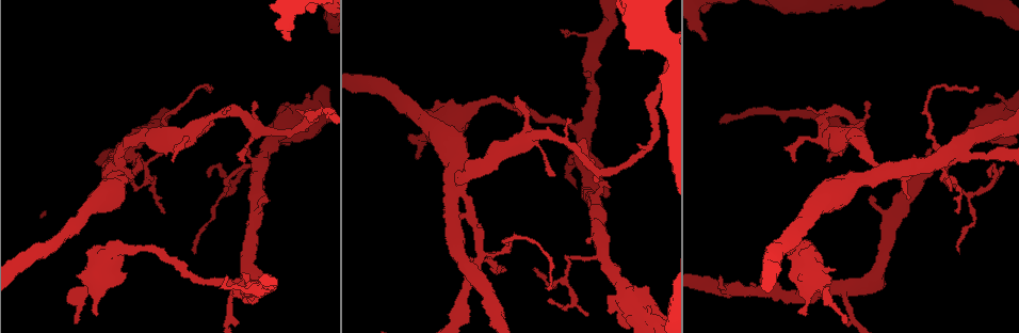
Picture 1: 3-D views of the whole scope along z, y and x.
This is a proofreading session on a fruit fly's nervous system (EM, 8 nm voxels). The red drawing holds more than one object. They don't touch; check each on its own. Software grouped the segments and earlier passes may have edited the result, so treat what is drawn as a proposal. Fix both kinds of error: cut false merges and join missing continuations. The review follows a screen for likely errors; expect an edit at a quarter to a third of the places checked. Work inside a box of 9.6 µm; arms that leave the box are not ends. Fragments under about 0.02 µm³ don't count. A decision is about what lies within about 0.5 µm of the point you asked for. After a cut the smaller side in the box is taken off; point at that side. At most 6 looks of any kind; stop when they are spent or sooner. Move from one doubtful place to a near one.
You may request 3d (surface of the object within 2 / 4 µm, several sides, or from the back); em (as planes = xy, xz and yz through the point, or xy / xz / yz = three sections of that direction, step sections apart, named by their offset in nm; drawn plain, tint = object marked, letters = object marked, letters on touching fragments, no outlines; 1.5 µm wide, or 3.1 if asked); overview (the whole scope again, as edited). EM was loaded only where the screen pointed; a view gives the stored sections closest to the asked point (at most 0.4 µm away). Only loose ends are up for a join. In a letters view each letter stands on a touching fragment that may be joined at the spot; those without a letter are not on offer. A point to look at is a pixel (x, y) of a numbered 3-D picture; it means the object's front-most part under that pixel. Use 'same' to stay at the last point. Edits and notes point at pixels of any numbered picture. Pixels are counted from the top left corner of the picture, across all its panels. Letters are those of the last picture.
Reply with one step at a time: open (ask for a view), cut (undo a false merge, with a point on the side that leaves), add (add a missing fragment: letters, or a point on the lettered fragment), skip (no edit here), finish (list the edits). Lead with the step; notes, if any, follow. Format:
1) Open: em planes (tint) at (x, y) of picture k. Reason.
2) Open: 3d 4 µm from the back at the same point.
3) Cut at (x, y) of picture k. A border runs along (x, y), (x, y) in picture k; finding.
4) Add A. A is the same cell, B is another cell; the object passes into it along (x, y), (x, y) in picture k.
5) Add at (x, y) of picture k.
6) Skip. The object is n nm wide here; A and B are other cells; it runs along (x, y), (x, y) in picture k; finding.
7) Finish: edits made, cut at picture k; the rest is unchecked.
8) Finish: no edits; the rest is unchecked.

Open: 3d 2 µm at (567, 34) of picture 1. Tapers out.

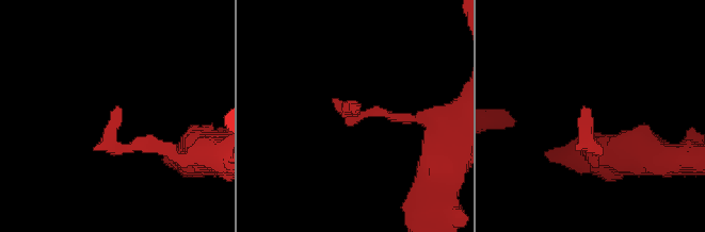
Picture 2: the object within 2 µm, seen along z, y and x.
Open: em planes (letters) at (584, 107) of picture 2. Need the tissue.

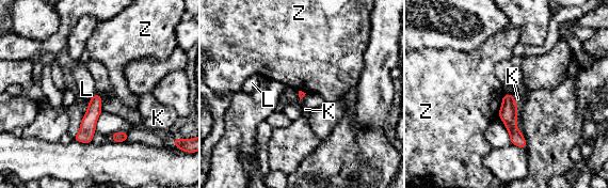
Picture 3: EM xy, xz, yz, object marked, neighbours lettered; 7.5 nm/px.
Skip. The longest contact is with Z, 180 nm; K, L and Z are other cells; it runs along (507, 96), (510, 125), (523, 144) in picture 3; none of them fits.

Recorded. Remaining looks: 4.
Open: 3d 4 µm at (173, 160) of picture 1. Branch stops here.

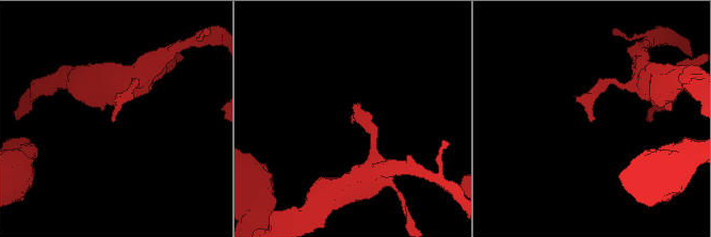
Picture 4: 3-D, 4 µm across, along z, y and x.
Open: em xy step 8 (letters) at (589, 121) of picture 4.

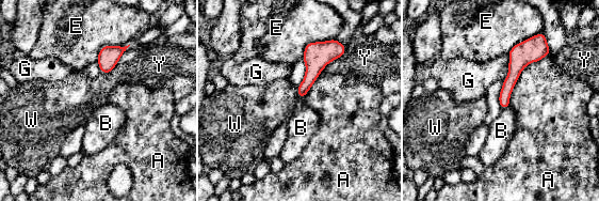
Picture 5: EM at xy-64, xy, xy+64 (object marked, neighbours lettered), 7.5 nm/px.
Open: em planes (letters) at the same point. Another direction.

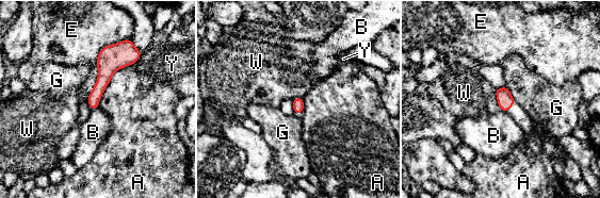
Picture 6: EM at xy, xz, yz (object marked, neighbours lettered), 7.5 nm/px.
Skip. A, B, E, G, W and Y are other cells; a border runs along (98, 106), (92, 110) in picture 6; no lettered fragment goes on from it.

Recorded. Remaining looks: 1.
Finish: no edits; the rest is unchecked.

